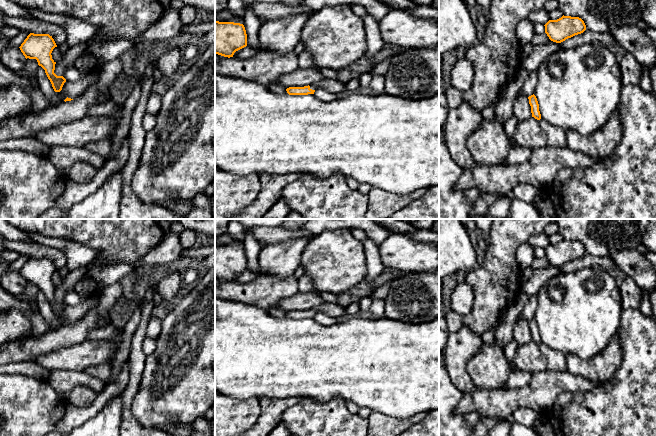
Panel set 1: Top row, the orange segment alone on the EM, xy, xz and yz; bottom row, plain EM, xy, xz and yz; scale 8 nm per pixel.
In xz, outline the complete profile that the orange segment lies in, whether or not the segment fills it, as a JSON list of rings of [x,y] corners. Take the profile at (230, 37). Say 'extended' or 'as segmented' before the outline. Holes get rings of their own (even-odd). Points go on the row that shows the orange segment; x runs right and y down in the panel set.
as segmented; [[[215,21],[215,54],[233,57],[234,53],[247,46],[247,34],[243,24]]]

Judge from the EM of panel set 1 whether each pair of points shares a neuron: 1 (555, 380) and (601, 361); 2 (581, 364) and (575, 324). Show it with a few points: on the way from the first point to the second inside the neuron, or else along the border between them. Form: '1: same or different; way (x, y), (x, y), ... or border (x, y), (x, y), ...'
1: different; border (566, 370), (593, 382)
2: different; border (602, 350), (587, 359), (566, 354)

